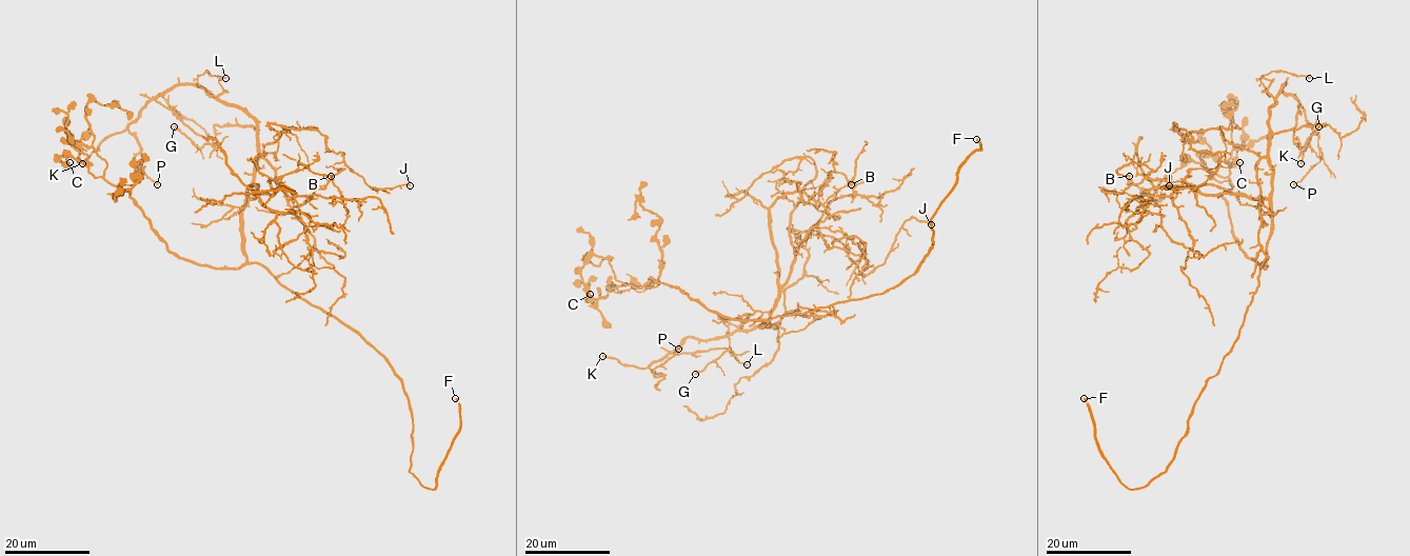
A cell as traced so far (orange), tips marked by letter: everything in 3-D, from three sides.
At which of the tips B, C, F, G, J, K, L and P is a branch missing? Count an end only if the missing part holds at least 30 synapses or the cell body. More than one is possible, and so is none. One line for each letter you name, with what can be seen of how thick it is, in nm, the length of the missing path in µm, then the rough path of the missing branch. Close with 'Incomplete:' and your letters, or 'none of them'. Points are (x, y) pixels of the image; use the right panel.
B: 240 nm thick; about 50 µm are missing; missing branch runs (1129, 176), (1153, 176), (1156, 179), (1210, 173), (1252, 150), (1249, 154), (1249, 146)
F: 240 nm thick; about 30 µm are missing
Incomplete: B, F

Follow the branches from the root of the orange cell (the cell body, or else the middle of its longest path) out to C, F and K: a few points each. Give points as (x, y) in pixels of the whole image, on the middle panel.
C: (776, 317), (725, 317), (652, 277), (640, 286), (624, 284), (607, 259), (594, 255), (580, 270), (590, 294)
F: (776, 317), (881, 294), (912, 275), (933, 246), (931, 220), (954, 185), (958, 169), (980, 150), (976, 139)
K: (776, 317), (762, 325), (774, 326), (778, 322), (734, 330), (712, 340), (688, 337), (644, 369), (602, 356)

